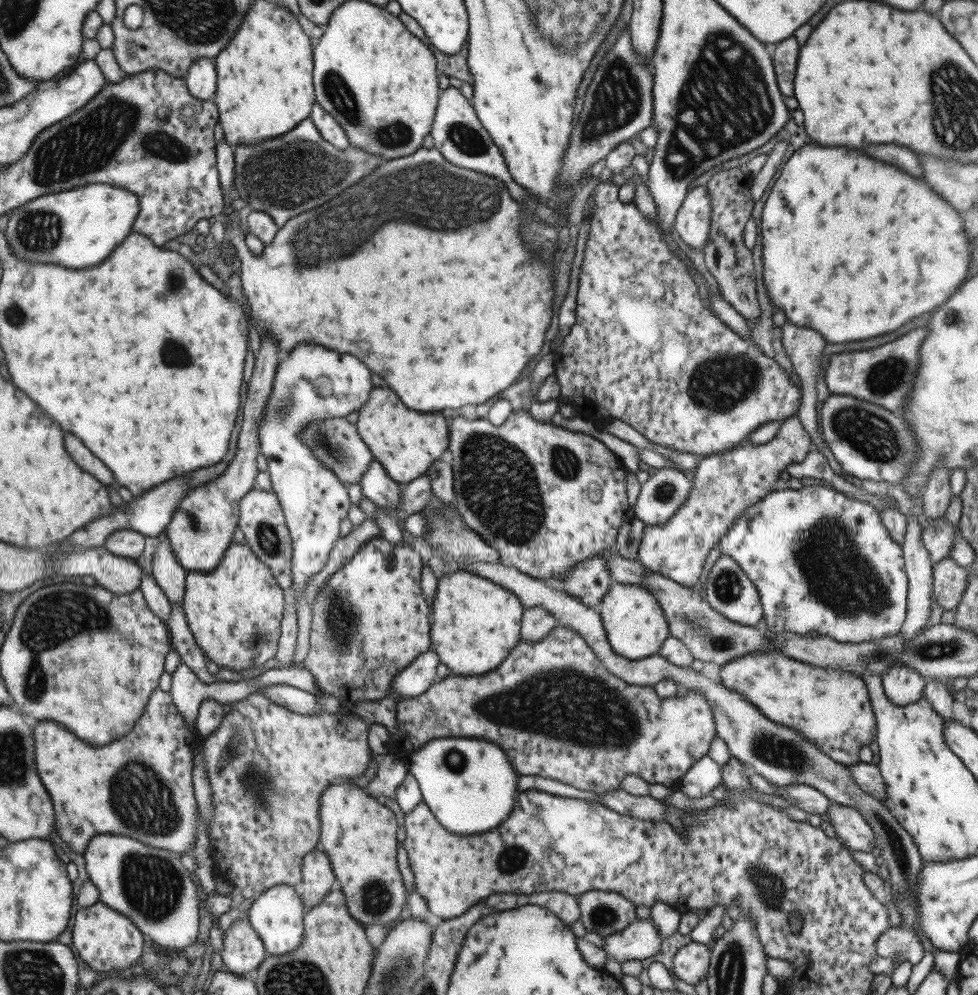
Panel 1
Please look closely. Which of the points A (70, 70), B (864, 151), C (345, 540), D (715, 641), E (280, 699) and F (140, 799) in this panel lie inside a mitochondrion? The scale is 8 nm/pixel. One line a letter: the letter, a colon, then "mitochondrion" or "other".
A: other
B: other
C: other
D: mitochondrion
E: other
F: mitochondrion

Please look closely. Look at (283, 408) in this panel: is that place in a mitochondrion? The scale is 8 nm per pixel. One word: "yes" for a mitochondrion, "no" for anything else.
yes

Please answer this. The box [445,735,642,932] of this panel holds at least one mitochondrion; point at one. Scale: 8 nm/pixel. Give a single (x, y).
(517, 855)

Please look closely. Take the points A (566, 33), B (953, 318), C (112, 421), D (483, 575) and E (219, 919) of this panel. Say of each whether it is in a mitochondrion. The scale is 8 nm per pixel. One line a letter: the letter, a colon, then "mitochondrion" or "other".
A: mitochondrion
B: other
C: other
D: other
E: other

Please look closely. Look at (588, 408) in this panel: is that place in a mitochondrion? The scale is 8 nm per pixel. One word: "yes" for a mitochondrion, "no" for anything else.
no

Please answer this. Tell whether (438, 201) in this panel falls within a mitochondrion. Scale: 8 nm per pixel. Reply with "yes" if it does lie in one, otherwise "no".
yes

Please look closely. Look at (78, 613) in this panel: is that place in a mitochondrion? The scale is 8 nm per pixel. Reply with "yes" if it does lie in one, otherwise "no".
yes

